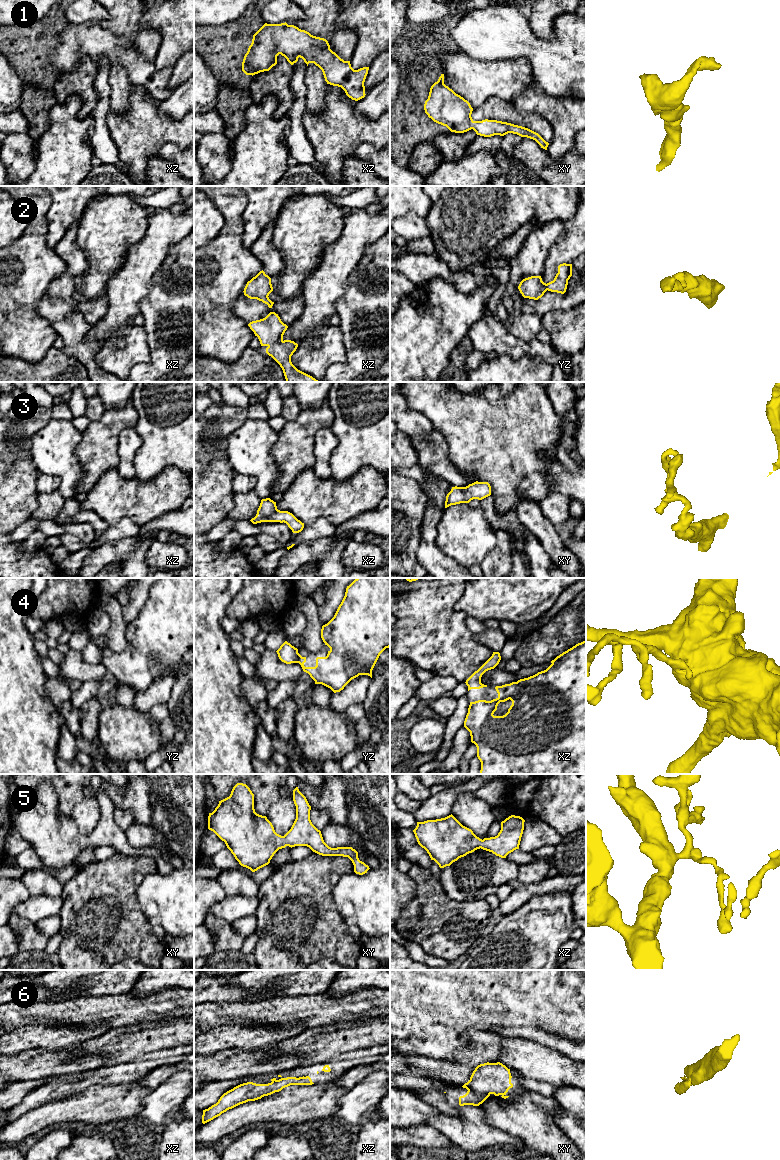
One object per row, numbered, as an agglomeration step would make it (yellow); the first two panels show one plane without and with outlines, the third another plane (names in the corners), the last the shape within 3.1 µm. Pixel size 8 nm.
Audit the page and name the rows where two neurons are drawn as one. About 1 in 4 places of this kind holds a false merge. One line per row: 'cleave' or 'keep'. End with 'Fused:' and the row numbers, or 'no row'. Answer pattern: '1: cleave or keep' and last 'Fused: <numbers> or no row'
1: keep
2: keep
3: keep
4: keep
5: keep
6: keep
Fused: no row

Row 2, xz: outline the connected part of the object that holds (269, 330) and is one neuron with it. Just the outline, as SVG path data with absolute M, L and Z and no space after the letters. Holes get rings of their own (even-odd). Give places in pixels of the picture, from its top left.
M270 312L265 318L252 321L248 326L258 337L261 346L267 347L266 353L280 365L286 382L320 382L292 364L291 356L298 344L283 339L288 326L281 321L278 314Z

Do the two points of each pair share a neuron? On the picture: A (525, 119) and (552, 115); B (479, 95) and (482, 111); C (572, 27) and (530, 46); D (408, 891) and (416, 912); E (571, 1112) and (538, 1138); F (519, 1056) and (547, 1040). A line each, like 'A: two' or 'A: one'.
A: two
B: two
C: one
D: two
E: two
F: two

